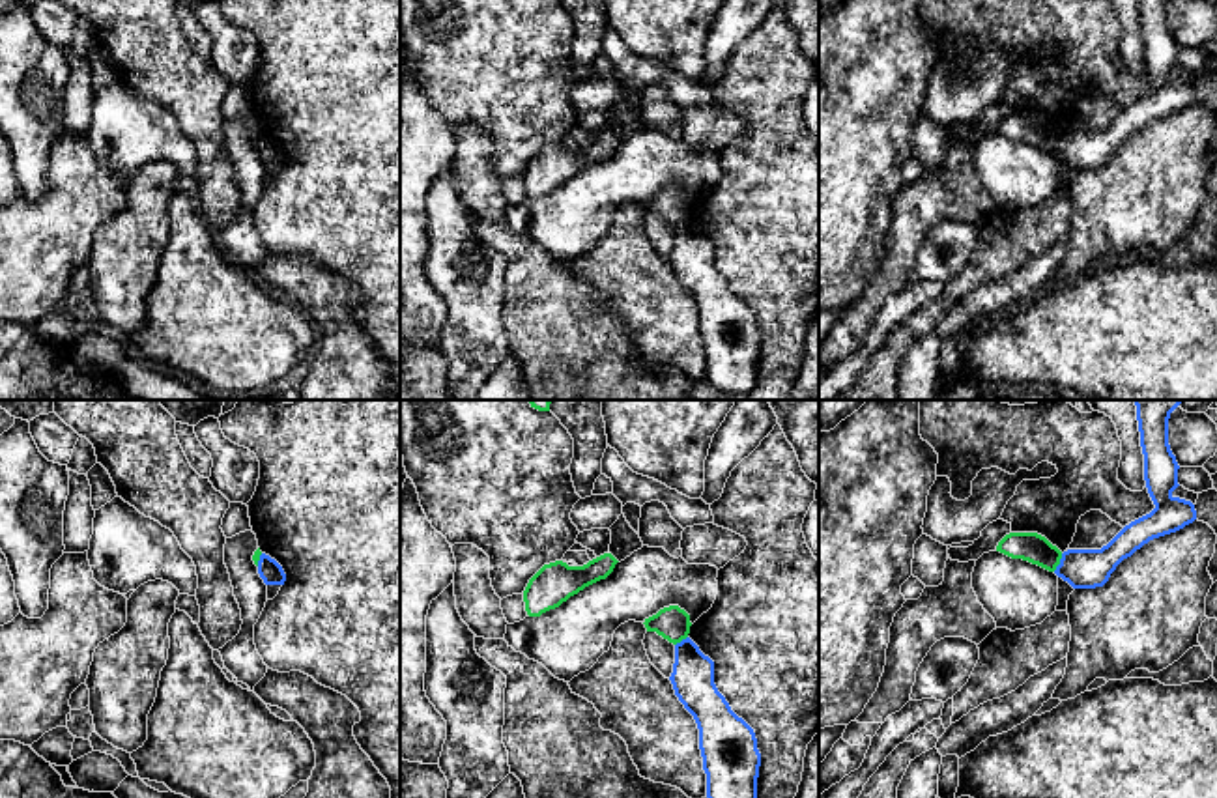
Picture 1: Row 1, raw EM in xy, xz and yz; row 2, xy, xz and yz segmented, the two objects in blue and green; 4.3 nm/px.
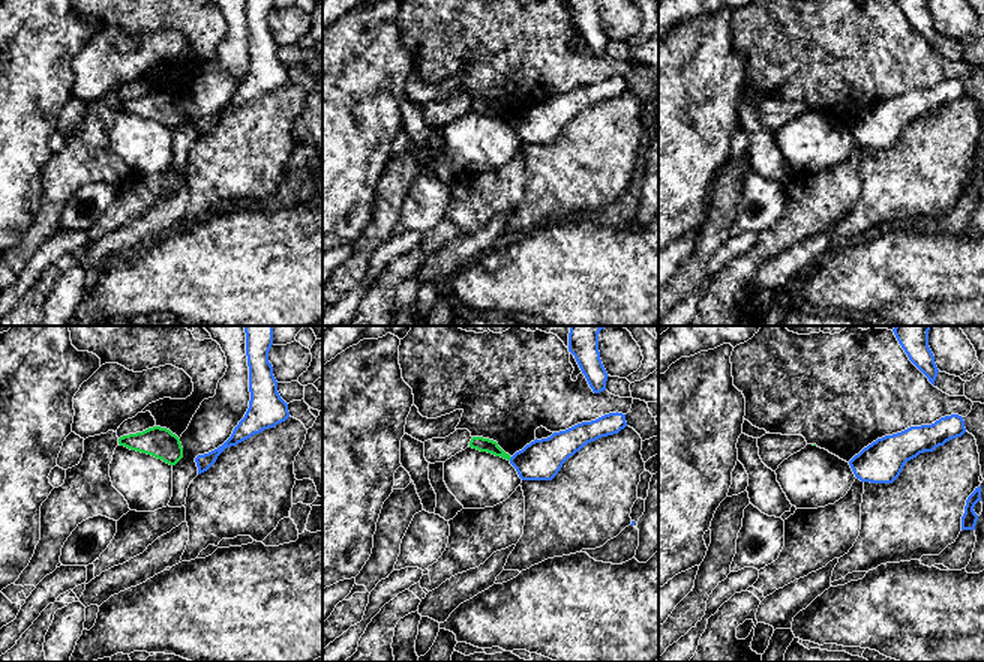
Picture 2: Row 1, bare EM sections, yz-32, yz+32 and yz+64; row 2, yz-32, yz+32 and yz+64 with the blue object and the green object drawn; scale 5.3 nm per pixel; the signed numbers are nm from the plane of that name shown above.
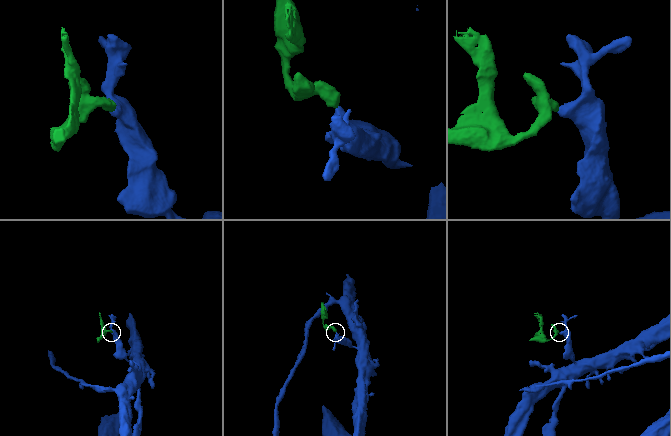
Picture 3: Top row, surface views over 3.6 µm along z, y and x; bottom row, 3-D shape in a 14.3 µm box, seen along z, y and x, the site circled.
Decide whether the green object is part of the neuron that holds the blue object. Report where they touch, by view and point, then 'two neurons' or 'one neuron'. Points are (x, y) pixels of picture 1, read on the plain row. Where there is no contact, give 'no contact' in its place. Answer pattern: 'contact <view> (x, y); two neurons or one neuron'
contact yz (1060, 144); two neurons

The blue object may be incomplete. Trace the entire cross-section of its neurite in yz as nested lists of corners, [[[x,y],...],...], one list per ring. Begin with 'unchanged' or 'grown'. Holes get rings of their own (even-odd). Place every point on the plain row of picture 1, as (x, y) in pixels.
unchanged; [[[1137,0],[1144,36],[1144,62],[1155,90],[1125,107],[1101,131],[1067,131],[1054,155],[1073,170],[1103,168],[1116,148],[1153,120],[1176,114],[1196,101],[1191,82],[1174,78],[1178,43],[1168,26],[1168,0]]]

